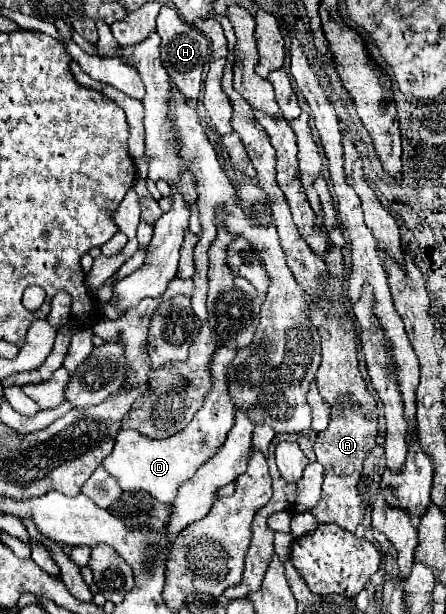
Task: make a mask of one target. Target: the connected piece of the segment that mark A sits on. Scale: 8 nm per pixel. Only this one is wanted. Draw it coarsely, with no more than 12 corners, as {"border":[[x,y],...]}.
{"border":[[351,406],[317,434],[325,466],[321,524],[355,532],[367,510],[357,490],[375,448],[377,414]]}

